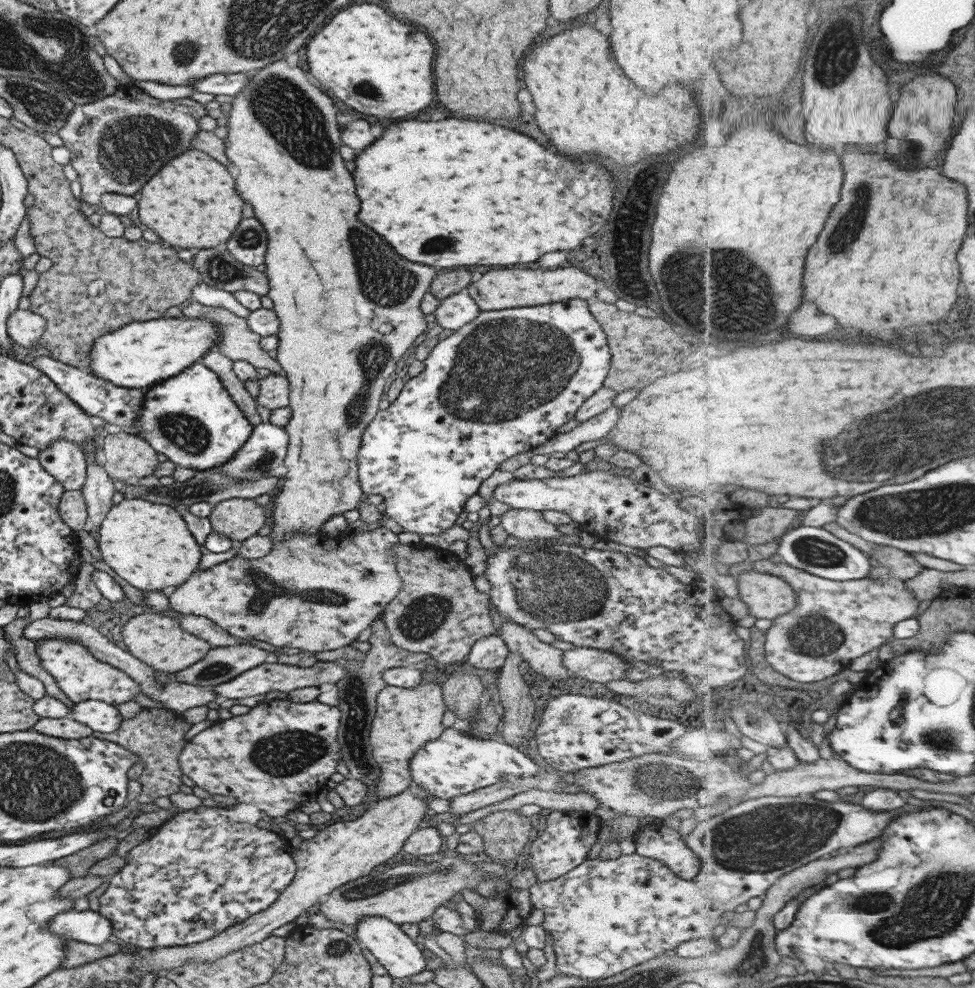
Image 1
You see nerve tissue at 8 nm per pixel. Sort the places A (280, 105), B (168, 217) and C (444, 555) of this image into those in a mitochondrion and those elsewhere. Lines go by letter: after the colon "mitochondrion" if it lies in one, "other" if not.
A: mitochondrion
B: other
C: other

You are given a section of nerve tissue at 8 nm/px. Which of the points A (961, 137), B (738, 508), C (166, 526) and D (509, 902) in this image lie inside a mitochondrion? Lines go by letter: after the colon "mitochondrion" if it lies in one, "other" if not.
A: other
B: other
C: other
D: other

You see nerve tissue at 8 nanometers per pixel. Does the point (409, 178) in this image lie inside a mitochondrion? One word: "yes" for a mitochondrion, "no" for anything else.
no

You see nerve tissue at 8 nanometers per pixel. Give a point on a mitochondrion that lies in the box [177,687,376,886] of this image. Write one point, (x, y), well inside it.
(285, 753)

